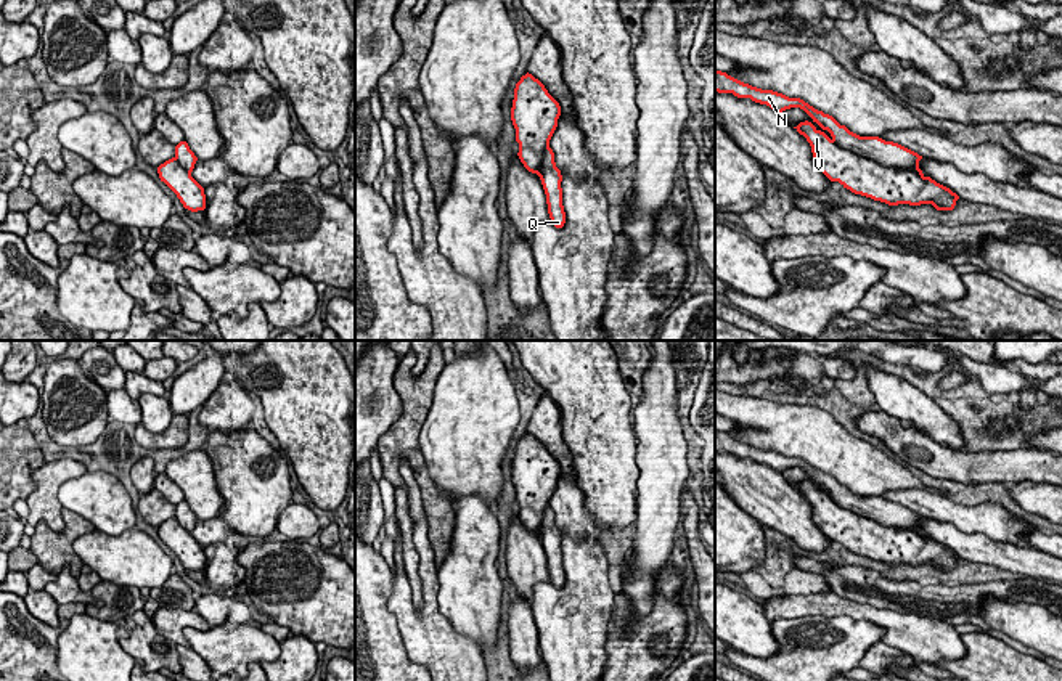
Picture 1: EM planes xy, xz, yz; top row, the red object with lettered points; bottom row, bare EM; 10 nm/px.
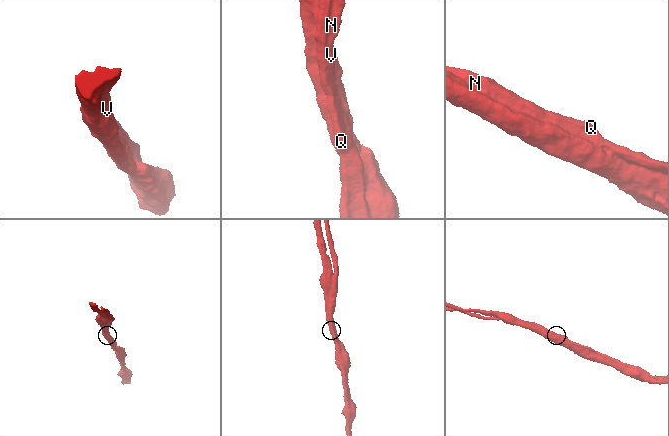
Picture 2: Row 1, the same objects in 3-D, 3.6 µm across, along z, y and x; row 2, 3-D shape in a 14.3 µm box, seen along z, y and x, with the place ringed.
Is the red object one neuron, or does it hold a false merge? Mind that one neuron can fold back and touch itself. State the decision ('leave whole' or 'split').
leave whole

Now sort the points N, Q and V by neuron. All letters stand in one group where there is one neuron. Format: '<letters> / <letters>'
N Q V

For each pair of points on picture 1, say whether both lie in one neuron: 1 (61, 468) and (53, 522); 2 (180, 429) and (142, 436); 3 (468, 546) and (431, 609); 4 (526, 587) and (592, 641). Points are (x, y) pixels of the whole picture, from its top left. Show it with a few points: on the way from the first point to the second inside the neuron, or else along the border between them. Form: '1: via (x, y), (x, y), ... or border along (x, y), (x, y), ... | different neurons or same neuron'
1: via (50, 481), (50, 509) | same neuron
2: via (171, 439), (151, 439) | same neuron
3: border along (436, 570), (437, 609), (455, 632) | different neurons
4: border along (550, 582), (539, 582), (534, 587), (530, 603) | different neurons

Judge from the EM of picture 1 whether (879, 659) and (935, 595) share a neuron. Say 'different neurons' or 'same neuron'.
different neurons

